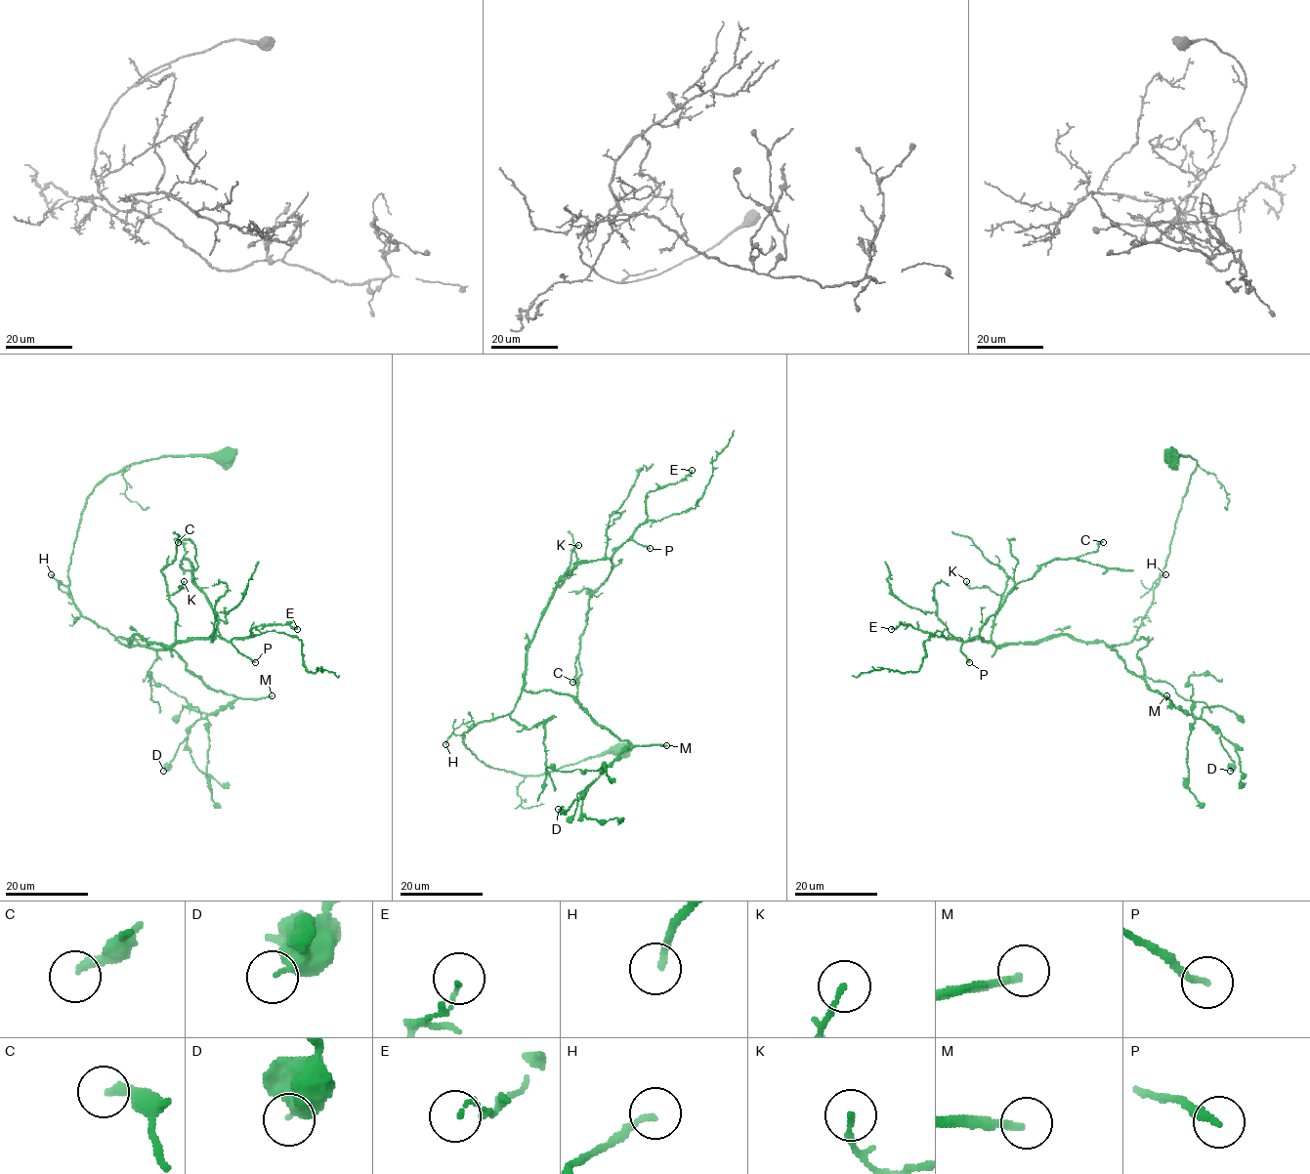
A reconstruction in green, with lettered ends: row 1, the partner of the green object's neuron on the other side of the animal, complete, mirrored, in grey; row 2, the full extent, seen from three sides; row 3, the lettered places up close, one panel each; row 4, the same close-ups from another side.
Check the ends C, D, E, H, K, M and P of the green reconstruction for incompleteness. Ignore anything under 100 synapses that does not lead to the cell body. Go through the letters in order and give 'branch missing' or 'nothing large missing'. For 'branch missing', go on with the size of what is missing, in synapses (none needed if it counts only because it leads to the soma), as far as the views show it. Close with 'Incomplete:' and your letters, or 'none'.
C: nothing large missing
D: nothing large missing
E: nothing large missing
H: nothing large missing
K: nothing large missing
M: branch missing; about 180 synapses
P: nothing large missing
Incomplete: M

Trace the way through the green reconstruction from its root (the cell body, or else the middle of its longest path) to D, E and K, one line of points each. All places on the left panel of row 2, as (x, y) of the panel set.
D: (224, 456), (107, 475), (68, 567), (84, 616), (128, 647), (173, 649), (236, 698), (163, 771)
E: (224, 456), (163, 456), (107, 475), (81, 515), (72, 603), (125, 646), (135, 635), (175, 646), (297, 629)
K: (224, 456), (126, 465), (81, 515), (69, 594), (121, 644), (171, 646), (168, 597), (184, 581)

